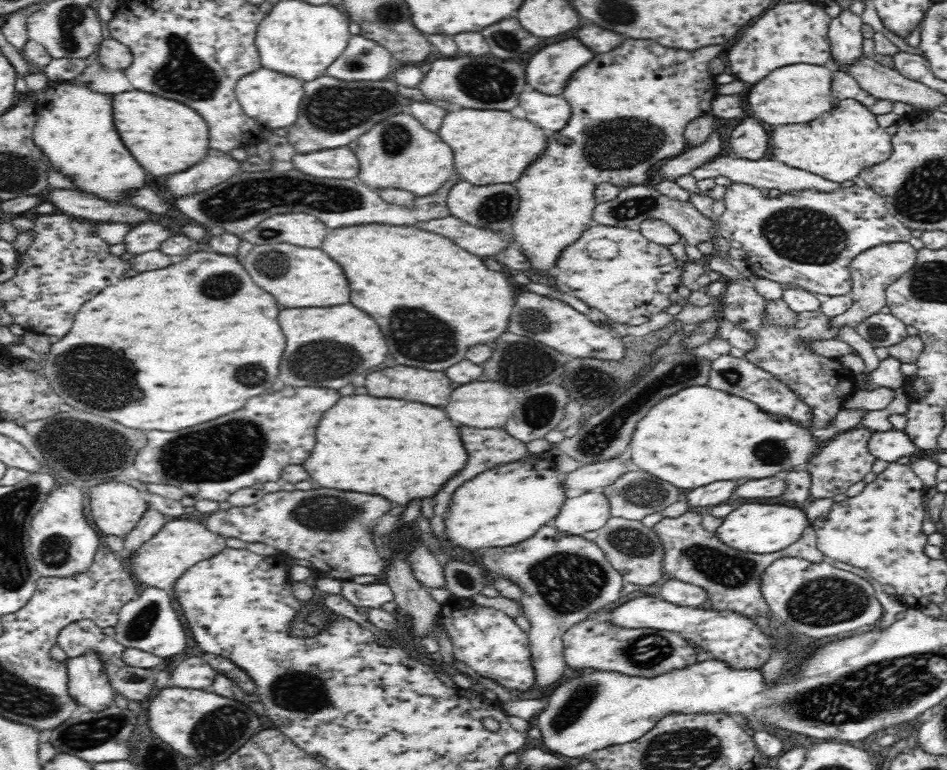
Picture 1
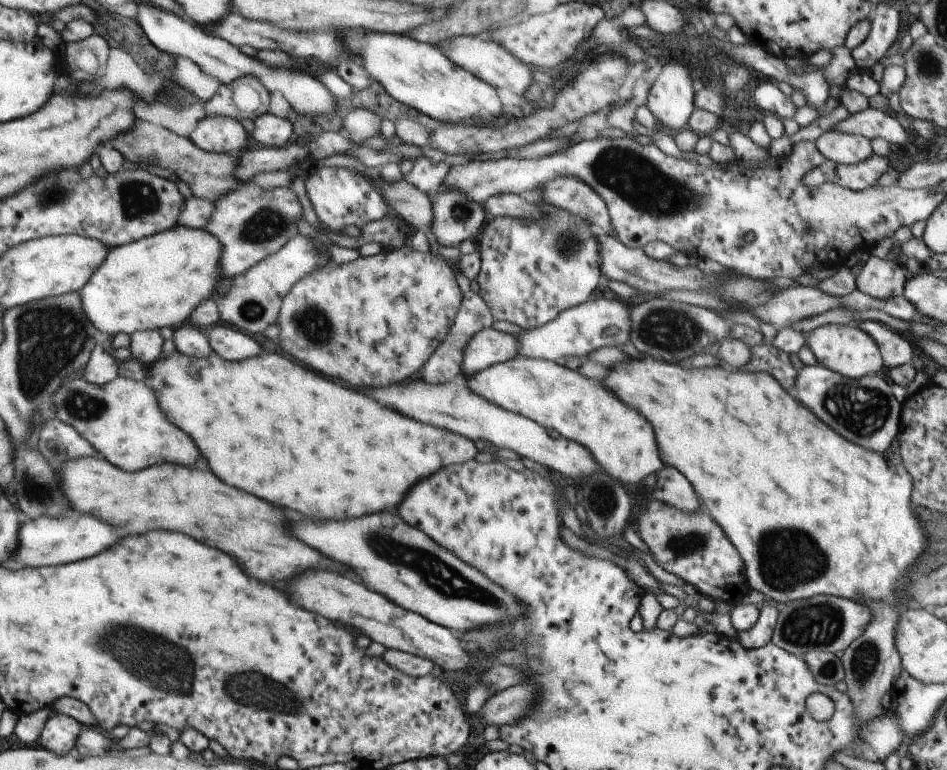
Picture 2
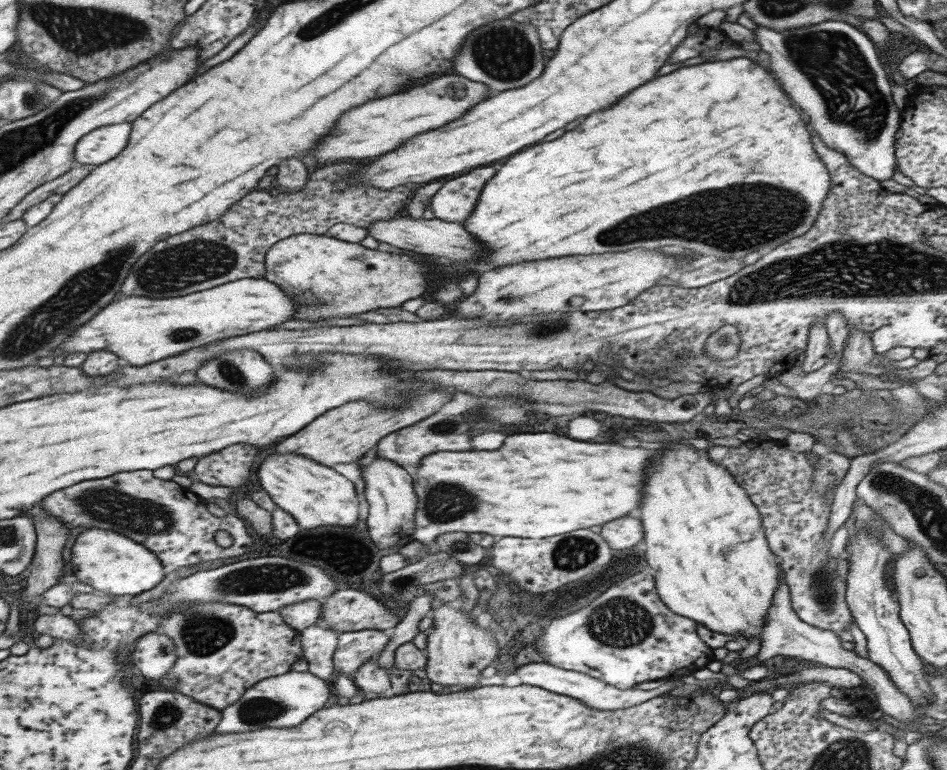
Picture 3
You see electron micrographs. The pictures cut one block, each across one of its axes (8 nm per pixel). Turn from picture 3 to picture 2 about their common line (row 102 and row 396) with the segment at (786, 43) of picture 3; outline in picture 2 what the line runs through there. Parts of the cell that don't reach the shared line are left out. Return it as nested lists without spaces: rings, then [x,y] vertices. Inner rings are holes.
[[[817,364],[796,372],[794,388],[795,398],[845,440],[883,454],[894,446],[901,404],[893,397],[891,382],[886,378],[876,375],[847,378]]]

